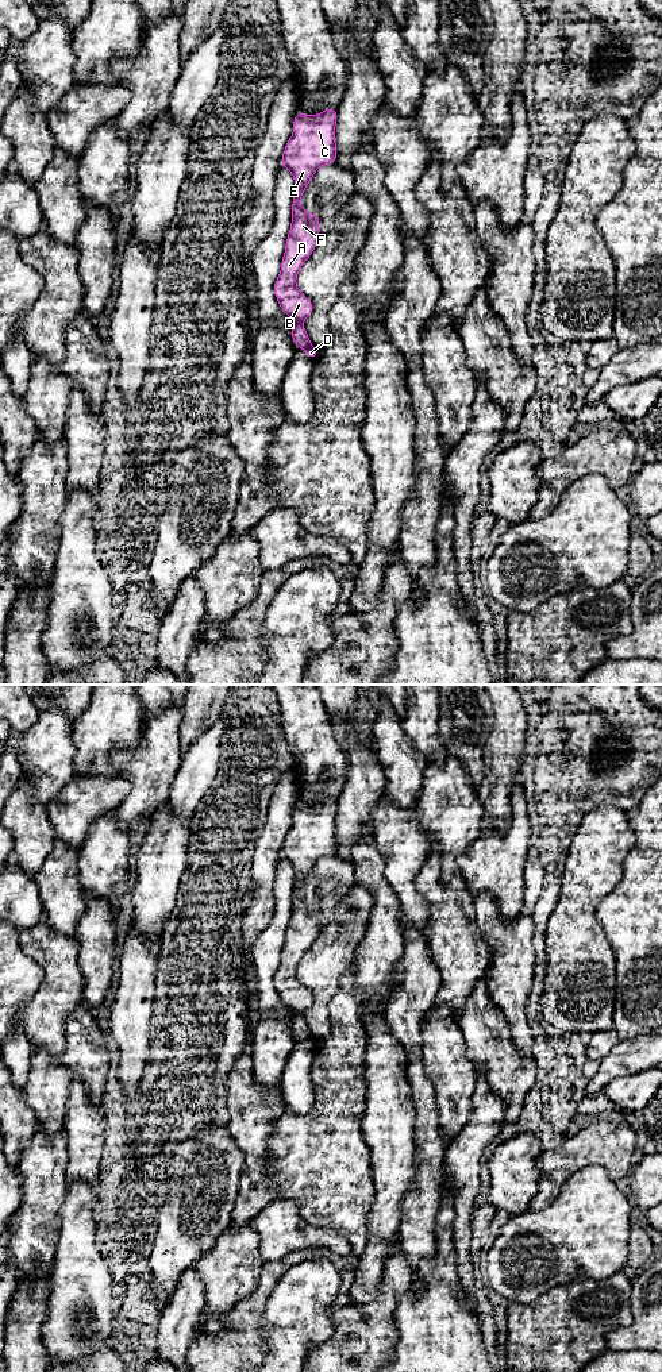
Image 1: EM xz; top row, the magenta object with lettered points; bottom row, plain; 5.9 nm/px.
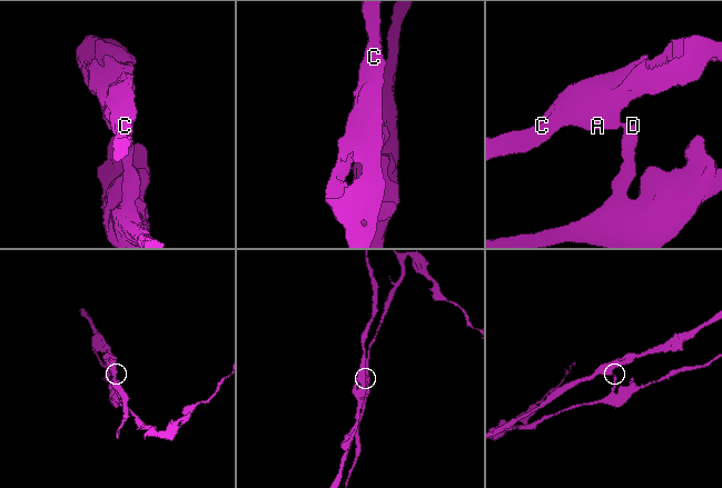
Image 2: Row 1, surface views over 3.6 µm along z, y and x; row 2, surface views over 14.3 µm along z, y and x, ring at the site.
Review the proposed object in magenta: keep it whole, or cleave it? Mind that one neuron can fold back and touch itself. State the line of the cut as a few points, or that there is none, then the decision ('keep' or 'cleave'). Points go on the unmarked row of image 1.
cut xz (296, 1013), (301, 1014); cleave

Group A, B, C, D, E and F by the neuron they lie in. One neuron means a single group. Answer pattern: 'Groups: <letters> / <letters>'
Groups: A B C E F / D

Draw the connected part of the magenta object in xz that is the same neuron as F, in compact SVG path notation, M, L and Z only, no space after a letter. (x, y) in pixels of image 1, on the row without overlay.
M326 799L317 806L297 803L292 816L293 825L281 849L281 856L295 870L295 882L292 914L273 982L282 1003L296 1014L303 1014L313 1001L311 991L297 979L296 970L320 933L320 907L305 903L300 890L316 862L336 853L336 812L336 799Z

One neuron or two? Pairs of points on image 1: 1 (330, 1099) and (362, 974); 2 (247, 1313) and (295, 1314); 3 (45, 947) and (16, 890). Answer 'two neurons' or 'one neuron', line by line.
1: one neuron
2: two neurons
3: two neurons

